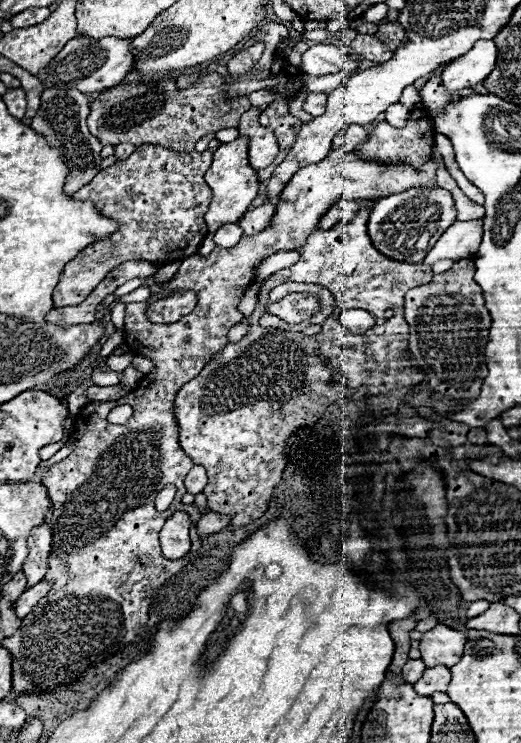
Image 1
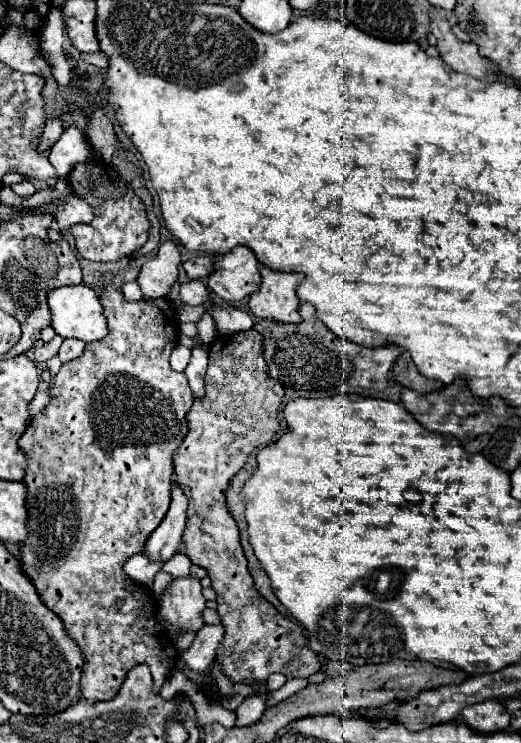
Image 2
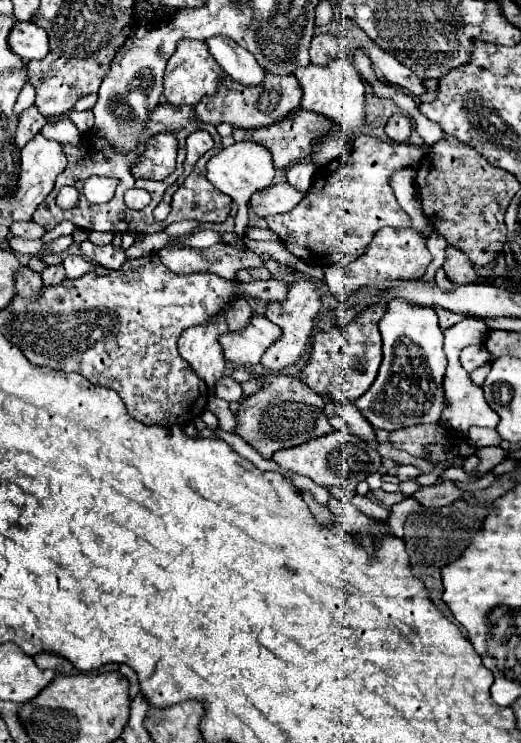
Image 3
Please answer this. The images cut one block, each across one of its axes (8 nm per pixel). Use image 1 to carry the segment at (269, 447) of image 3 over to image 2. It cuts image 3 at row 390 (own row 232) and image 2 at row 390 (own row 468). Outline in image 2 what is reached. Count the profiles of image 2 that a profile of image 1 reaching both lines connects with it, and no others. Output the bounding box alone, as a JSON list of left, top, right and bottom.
[18,286,192,702]

